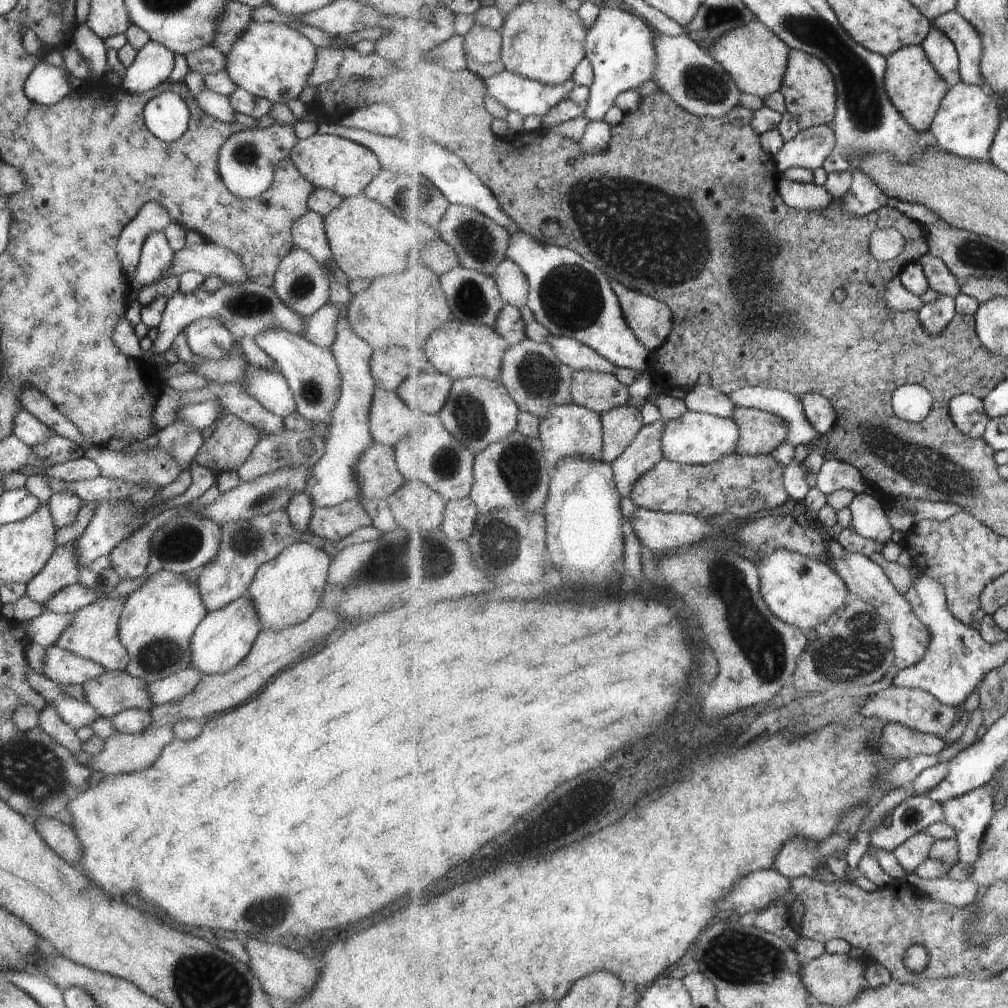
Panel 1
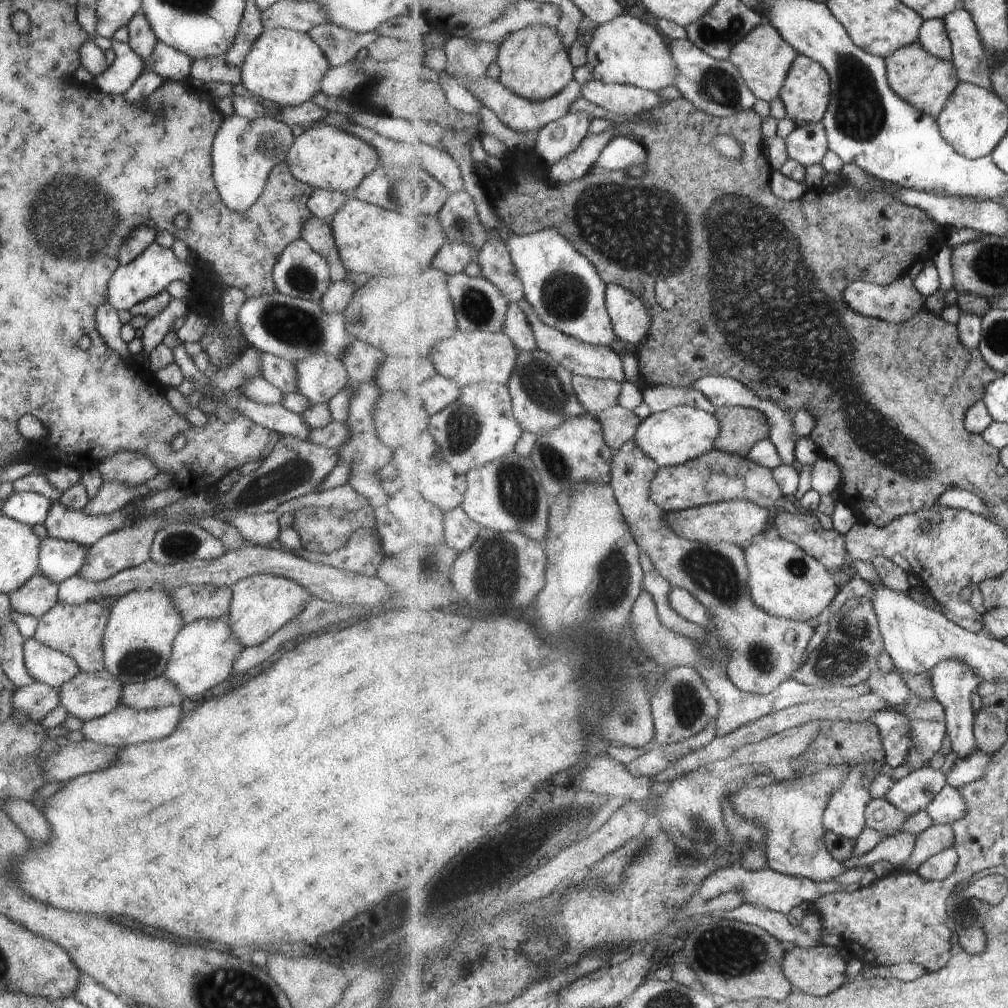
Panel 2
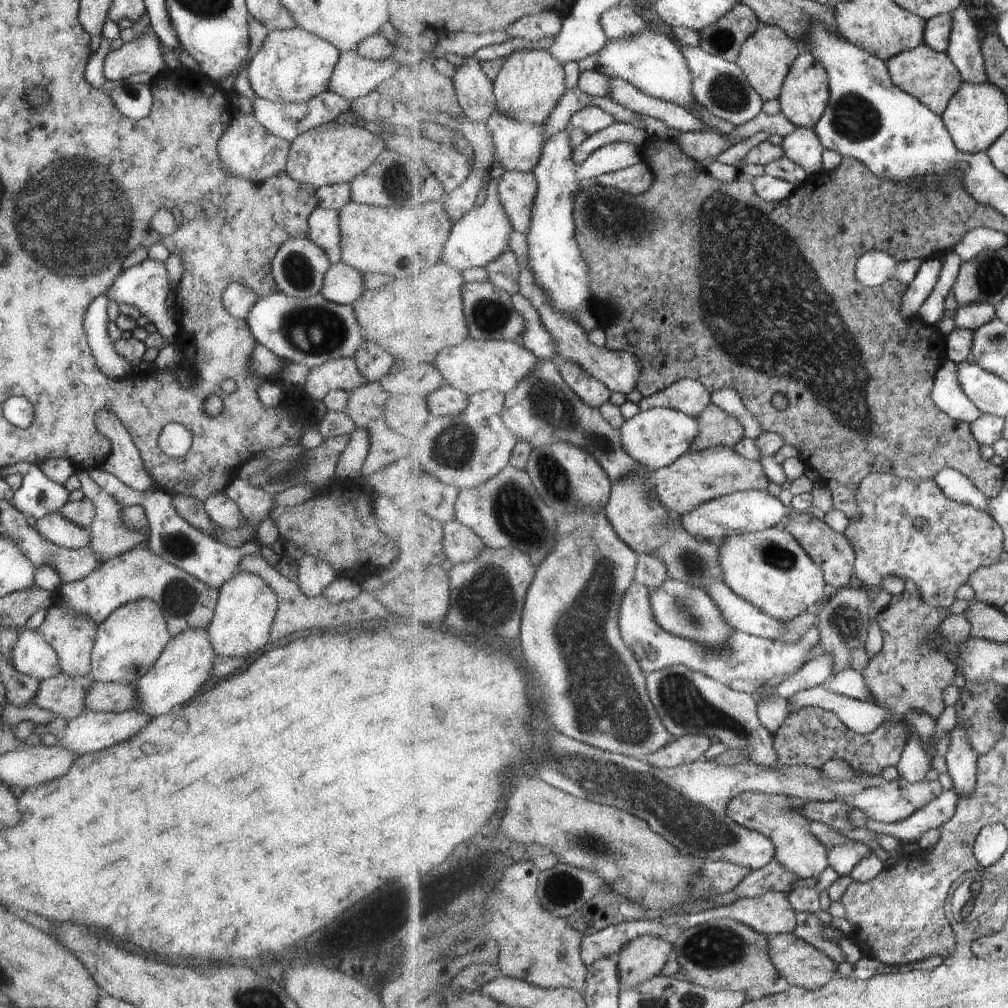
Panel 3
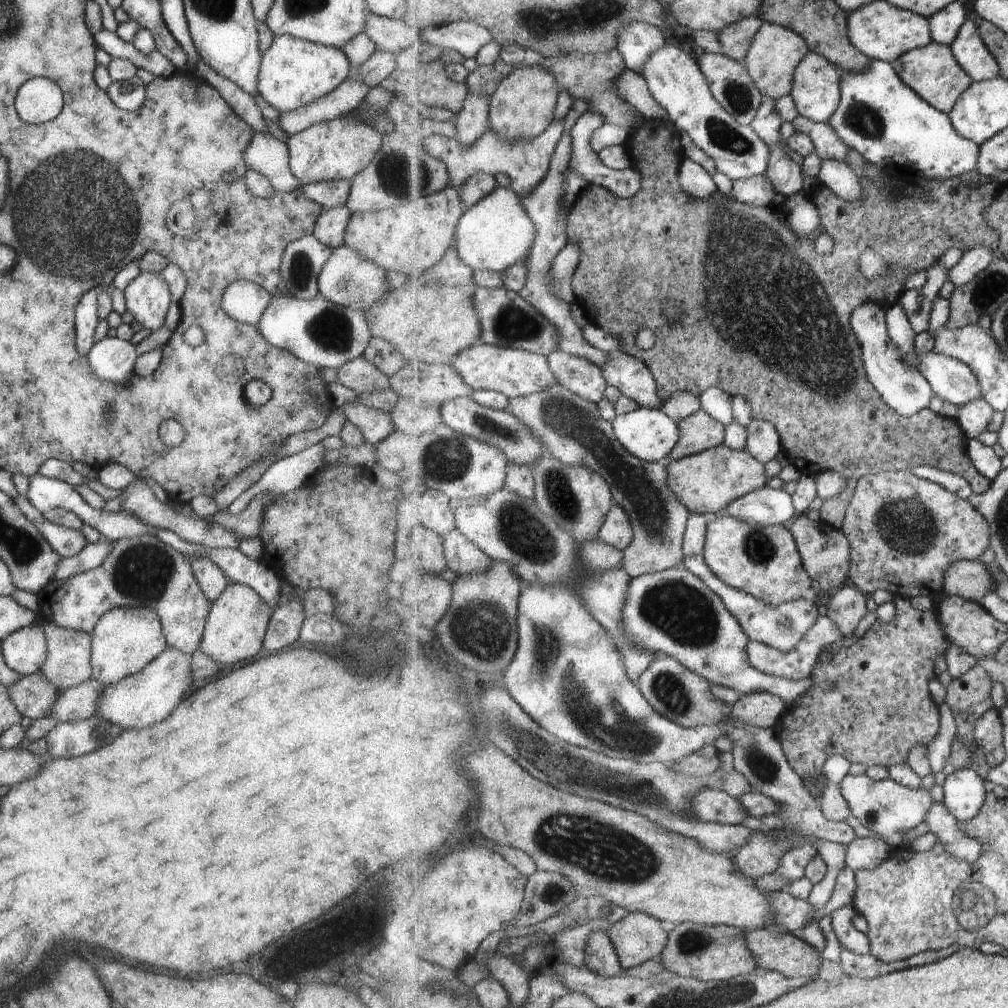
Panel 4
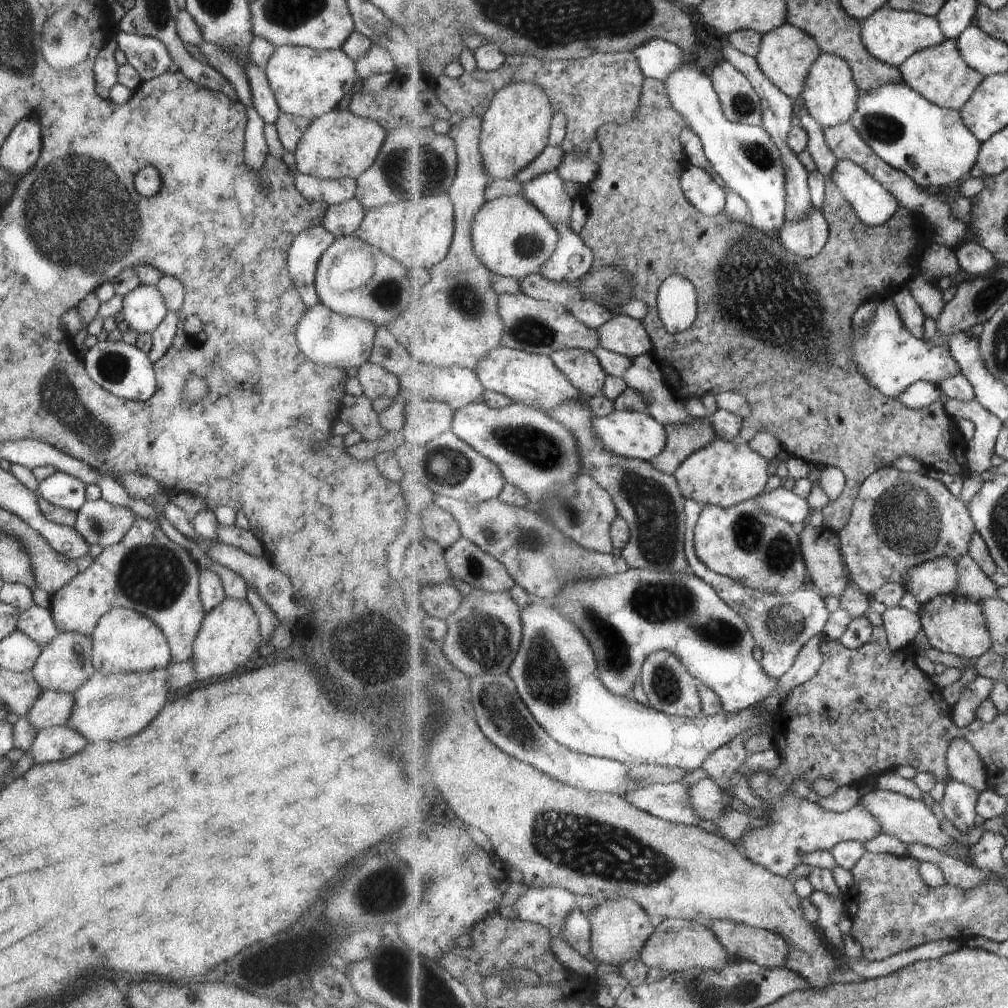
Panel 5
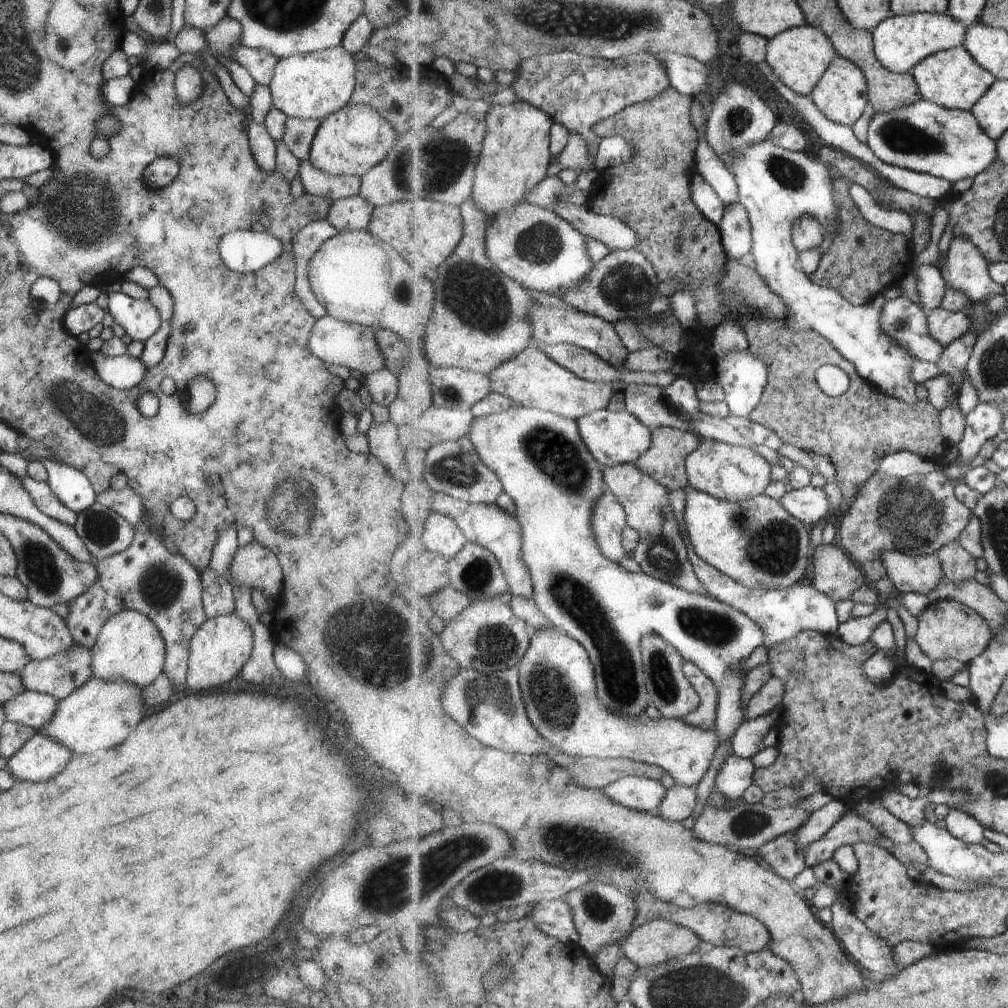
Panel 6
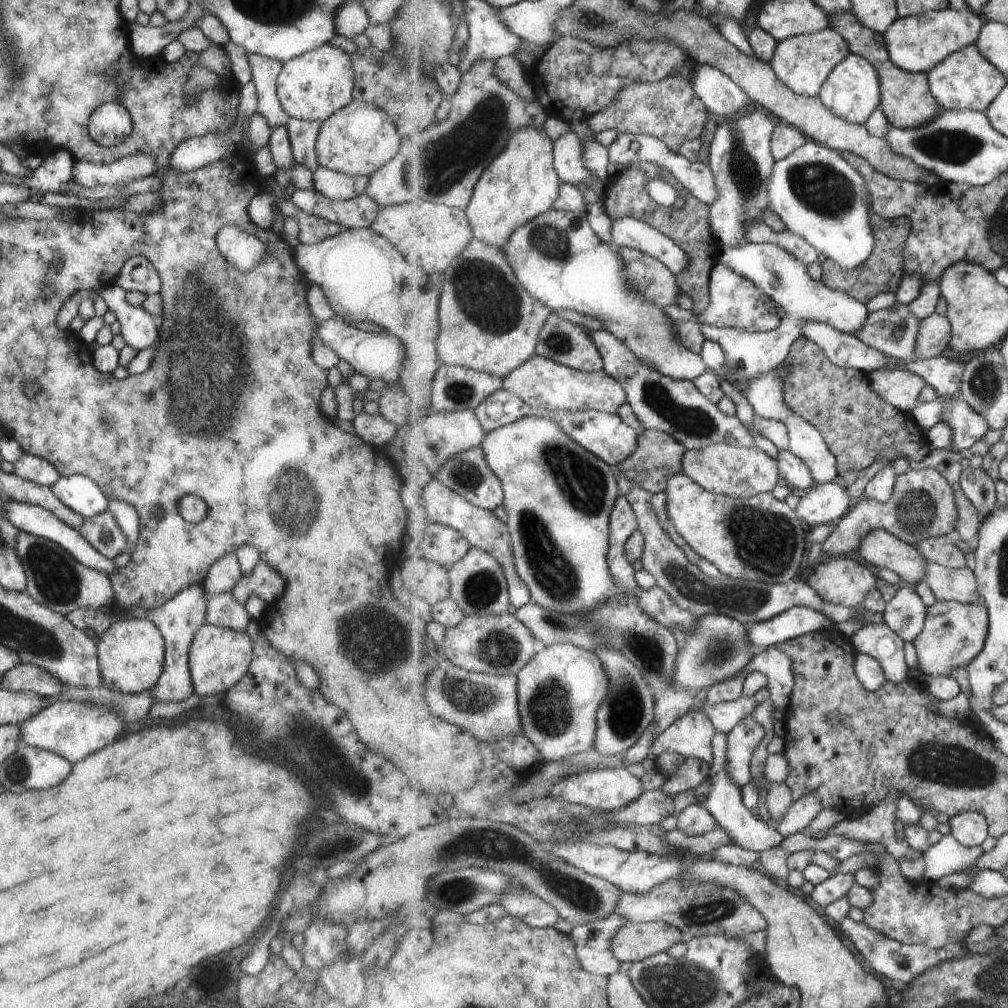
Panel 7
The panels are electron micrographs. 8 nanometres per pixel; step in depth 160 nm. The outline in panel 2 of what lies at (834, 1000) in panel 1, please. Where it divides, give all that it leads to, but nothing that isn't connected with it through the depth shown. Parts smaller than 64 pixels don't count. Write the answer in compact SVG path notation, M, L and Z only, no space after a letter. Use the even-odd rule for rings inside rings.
M823 944L809 948L791 945L787 949L784 958L784 973L794 984L796 990L805 990L805 993L813 994L813 996L825 996L825 994L839 990L849 980L848 959L842 956L839 948Z

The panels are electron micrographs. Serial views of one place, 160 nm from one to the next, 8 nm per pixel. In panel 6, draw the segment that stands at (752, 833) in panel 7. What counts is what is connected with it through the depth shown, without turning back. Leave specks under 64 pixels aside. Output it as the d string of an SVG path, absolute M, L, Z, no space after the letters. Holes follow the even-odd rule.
M513 404L509 410L493 413L484 417L475 417L472 422L468 436L473 442L484 460L485 464L489 465L499 476L504 486L504 492L510 496L516 506L515 514L520 520L522 531L524 532L524 561L532 574L534 582L536 603L543 611L543 614L550 620L553 626L560 631L564 631L569 636L577 639L585 650L588 650L589 656L592 658L594 669L596 670L596 681L598 686L598 695L601 702L605 703L615 714L625 716L639 716L641 712L646 712L646 708L651 704L648 696L648 688L646 683L646 674L644 673L644 662L642 657L642 641L647 635L662 636L669 644L672 644L679 652L685 661L700 668L713 682L718 690L718 719L715 730L720 736L720 744L724 744L724 740L730 739L735 730L743 724L745 720L744 714L744 687L746 686L746 672L744 667L748 662L748 658L764 644L764 631L752 618L743 614L741 611L735 610L732 606L721 602L719 599L711 595L704 595L688 591L671 583L662 581L661 579L652 577L645 571L640 573L629 572L619 563L614 563L612 560L605 558L597 544L593 529L592 529L592 508L596 504L596 500L606 491L607 486L604 481L602 465L592 455L589 447L584 443L584 438L580 433L580 426L575 419L565 418L564 416L555 414L551 411L541 410L538 408L524 407ZM730 755L717 777L716 788L727 799L737 802L753 784L753 772L757 769L753 760Z

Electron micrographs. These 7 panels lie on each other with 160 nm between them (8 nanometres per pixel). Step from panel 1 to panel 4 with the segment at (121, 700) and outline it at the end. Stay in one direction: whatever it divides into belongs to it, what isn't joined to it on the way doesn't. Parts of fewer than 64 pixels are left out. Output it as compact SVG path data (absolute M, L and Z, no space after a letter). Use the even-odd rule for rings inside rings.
M39 672L22 675L8 689L10 701L21 716L29 720L44 717L52 709L52 704L58 697L58 688Z

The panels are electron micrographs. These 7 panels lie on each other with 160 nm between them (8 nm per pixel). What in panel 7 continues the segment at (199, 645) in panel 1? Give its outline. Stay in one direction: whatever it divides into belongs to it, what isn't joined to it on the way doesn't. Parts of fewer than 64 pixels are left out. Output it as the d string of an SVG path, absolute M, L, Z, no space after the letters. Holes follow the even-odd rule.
M55 701L19 724L18 742L54 752L73 764L93 750L99 750L101 746L113 742L113 738L119 736L123 727L125 728L125 723L118 712L108 706L87 701Z

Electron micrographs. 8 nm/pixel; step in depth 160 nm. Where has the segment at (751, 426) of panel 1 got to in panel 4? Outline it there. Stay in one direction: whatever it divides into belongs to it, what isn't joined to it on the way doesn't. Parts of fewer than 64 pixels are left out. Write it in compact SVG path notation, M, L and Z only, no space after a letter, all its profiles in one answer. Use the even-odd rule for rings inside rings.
M703 408L689 418L681 419L678 425L682 436L669 460L696 455L707 449L717 448L725 442L726 426Z

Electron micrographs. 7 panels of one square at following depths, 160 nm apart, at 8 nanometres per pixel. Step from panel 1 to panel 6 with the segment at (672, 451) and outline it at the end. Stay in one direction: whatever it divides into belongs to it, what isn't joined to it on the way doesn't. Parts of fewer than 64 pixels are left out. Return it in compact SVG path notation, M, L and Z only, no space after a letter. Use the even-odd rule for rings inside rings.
M608 408L599 409L586 414L577 422L584 443L589 447L592 455L605 467L636 464L640 460L640 456L648 453L653 446L652 429L627 409L619 412Z

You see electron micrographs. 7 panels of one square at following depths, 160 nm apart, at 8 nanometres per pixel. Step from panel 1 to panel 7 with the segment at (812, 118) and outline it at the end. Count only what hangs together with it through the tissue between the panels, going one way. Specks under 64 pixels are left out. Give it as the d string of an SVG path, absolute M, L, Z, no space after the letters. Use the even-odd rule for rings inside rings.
M851 54L829 75L818 97L839 118L854 125L864 125L872 117L873 111L880 106L880 75L868 59Z

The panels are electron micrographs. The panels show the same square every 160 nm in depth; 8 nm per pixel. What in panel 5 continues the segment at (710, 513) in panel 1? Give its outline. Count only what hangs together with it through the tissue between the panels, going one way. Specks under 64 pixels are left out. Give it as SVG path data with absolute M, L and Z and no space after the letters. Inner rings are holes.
M717 438L712 445L693 453L674 475L685 499L729 508L765 492L770 476L768 462L748 442L730 443Z

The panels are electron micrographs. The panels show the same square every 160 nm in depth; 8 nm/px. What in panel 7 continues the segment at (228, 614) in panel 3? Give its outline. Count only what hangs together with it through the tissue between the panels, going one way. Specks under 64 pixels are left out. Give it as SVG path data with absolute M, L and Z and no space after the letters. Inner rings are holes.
M203 623L194 632L188 650L192 692L199 697L229 690L244 674L252 659L252 642L246 632Z

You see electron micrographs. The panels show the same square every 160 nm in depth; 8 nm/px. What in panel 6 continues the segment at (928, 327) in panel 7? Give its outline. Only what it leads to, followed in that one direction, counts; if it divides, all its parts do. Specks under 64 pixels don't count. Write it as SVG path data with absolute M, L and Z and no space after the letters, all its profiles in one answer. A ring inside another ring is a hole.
M939 307L928 312L928 321L931 334L946 348L972 328L965 310L952 312Z

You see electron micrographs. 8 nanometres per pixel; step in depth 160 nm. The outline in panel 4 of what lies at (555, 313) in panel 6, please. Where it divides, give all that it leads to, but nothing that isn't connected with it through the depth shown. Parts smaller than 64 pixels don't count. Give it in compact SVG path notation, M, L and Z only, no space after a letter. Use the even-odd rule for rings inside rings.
M505 286L479 287L474 294L474 305L482 324L481 341L490 345L528 350L546 357L558 350L556 328L519 293Z

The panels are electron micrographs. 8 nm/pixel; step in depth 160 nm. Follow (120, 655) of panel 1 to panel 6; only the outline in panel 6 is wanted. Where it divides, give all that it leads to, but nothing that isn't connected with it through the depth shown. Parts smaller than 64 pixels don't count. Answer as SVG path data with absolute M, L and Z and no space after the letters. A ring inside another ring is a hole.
M75 644L47 658L31 659L19 676L27 691L45 693L56 700L65 698L92 676L90 649Z

